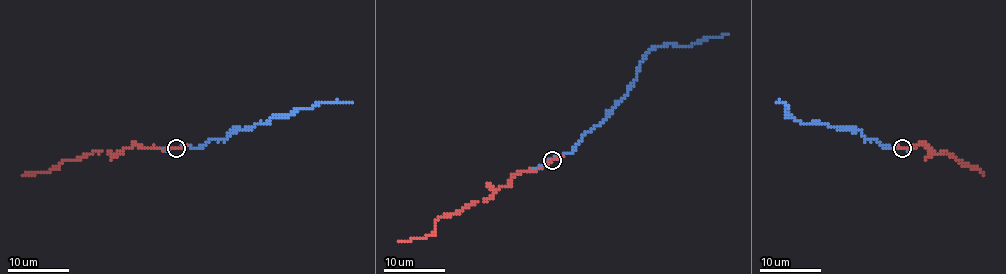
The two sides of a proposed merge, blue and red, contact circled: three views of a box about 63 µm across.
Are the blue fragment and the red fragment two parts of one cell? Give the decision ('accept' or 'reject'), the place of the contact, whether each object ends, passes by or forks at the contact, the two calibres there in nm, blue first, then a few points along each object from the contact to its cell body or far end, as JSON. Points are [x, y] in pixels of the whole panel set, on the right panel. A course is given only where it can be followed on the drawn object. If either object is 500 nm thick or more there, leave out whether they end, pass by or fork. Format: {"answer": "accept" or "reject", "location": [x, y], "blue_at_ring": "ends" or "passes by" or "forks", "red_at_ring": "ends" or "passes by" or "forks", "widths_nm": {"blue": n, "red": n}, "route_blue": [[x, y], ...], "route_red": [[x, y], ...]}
{"answer": "accept", "location": [902, 148], "blue_at_ring": "passes by", "red_at_ring": "passes by", "widths_nm": {"blue": 180, "red": 60}, "route_blue": [[902, 149], [883, 147], [859, 130], [801, 123], [787, 115], [784, 103], [775, 101]], "route_red": [[902, 149], [911, 150], [924, 144], [935, 153], [943, 152], [976, 167], [982, 174]]}

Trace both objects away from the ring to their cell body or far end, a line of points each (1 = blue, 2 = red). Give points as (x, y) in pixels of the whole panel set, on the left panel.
1: (176, 149), (202, 147), (209, 139), (223, 139), (231, 130), (311, 109), (319, 103), (351, 101)
2: (176, 149), (163, 150), (135, 144), (118, 153), (98, 152), (66, 159), (43, 173), (23, 174)

